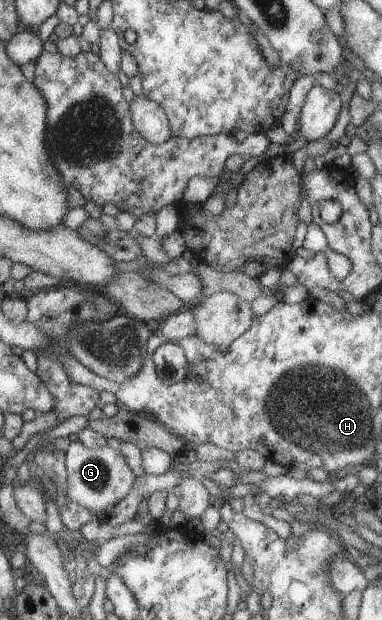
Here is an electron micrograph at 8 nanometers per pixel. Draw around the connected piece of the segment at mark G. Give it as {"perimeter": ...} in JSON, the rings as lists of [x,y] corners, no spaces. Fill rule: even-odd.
{"perimeter":[[[79,441],[70,442],[64,450],[65,456],[65,472],[66,472],[66,495],[70,502],[74,502],[82,508],[86,508],[91,515],[104,512],[107,506],[113,506],[116,502],[124,499],[128,492],[132,489],[135,476],[132,470],[126,464],[126,460],[118,452],[114,444],[107,444],[102,448],[86,448]]]}

